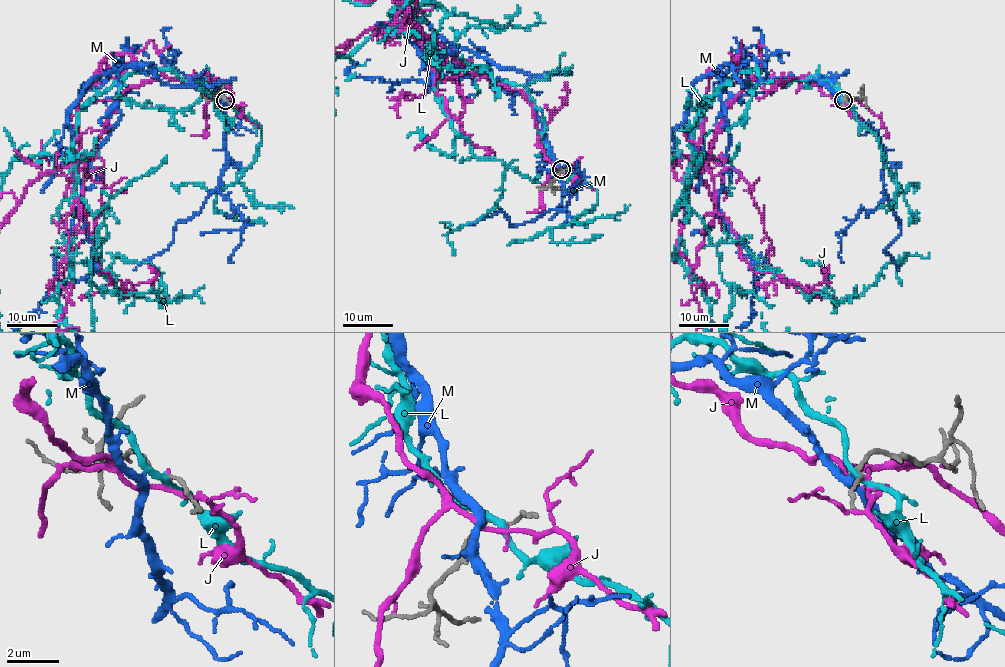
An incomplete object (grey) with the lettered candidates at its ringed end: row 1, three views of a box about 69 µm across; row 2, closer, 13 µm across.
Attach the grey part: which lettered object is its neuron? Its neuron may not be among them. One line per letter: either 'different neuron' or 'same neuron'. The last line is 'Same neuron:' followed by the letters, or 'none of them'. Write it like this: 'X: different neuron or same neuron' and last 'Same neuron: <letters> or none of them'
J: different neuron
L: different neuron
M: same neuron
Same neuron: M

